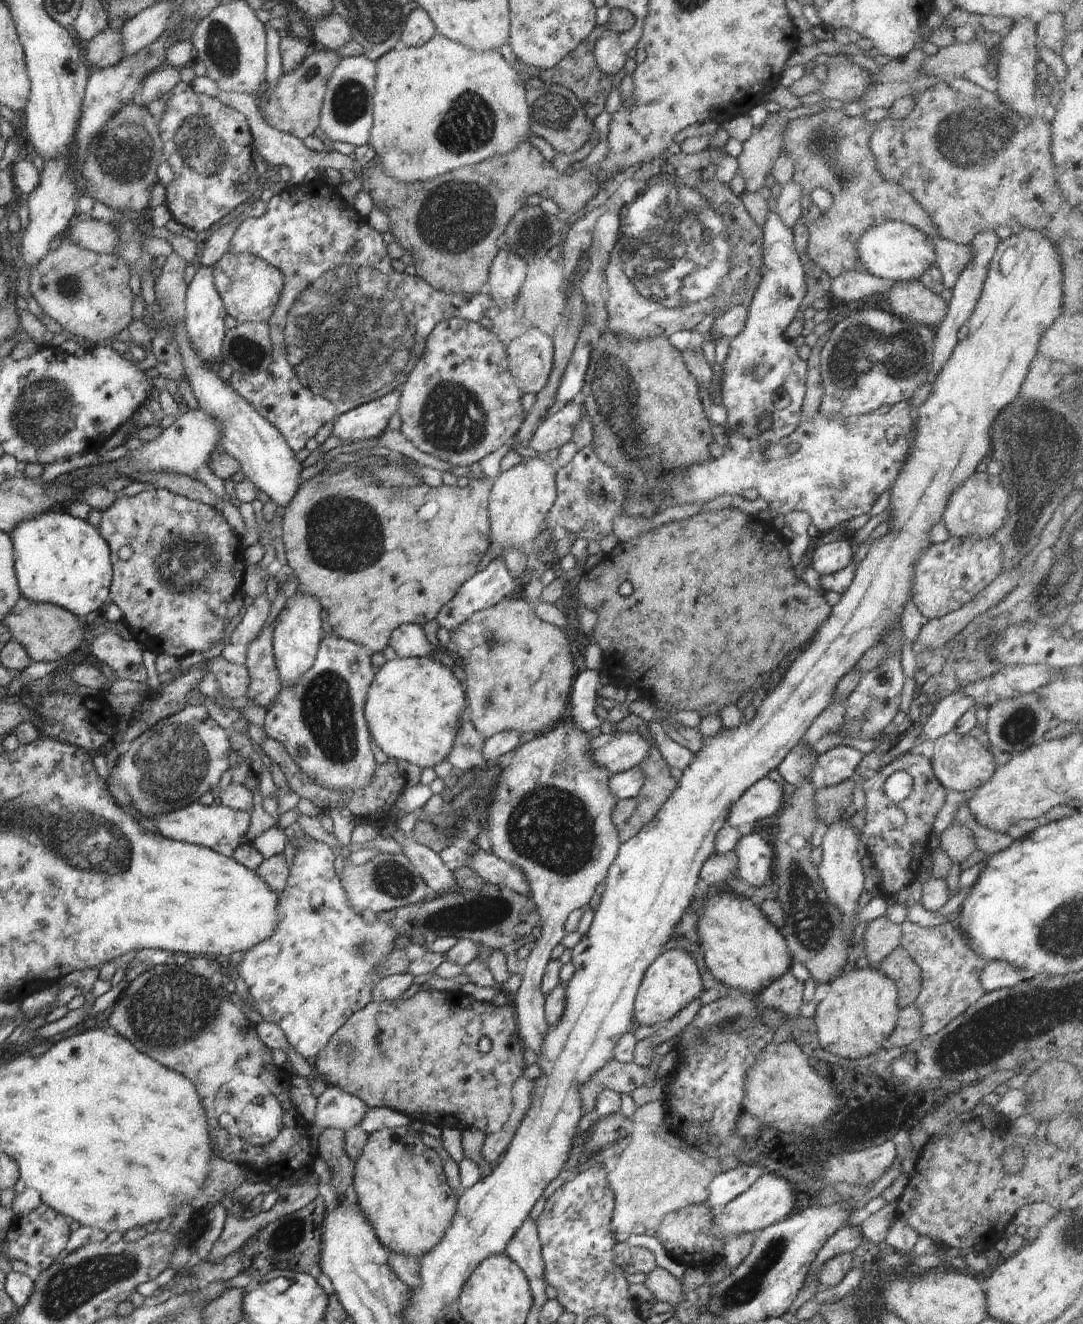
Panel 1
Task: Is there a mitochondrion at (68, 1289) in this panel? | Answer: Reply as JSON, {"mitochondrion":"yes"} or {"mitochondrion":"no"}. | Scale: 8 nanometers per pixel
{"mitochondrion":"yes"}

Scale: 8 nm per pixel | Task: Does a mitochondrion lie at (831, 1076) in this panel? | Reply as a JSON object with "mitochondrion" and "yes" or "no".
{"mitochondrion":"no"}

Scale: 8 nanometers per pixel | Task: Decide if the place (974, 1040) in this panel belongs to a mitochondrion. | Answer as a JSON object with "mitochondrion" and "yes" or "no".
{"mitochondrion":"yes"}

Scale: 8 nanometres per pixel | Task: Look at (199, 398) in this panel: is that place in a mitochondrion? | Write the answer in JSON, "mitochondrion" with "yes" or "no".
{"mitochondrion":"no"}

